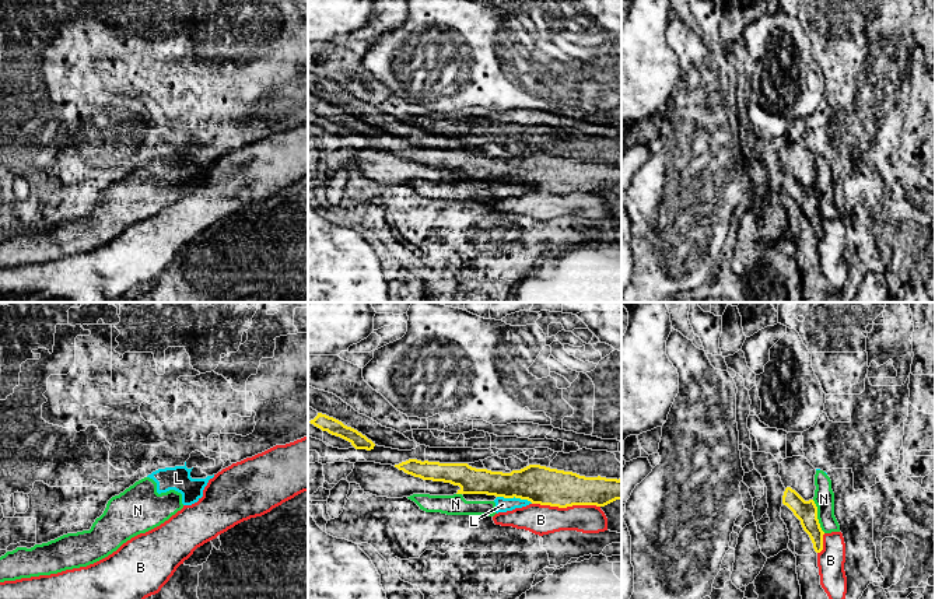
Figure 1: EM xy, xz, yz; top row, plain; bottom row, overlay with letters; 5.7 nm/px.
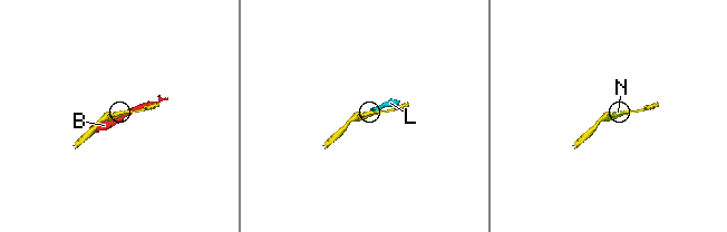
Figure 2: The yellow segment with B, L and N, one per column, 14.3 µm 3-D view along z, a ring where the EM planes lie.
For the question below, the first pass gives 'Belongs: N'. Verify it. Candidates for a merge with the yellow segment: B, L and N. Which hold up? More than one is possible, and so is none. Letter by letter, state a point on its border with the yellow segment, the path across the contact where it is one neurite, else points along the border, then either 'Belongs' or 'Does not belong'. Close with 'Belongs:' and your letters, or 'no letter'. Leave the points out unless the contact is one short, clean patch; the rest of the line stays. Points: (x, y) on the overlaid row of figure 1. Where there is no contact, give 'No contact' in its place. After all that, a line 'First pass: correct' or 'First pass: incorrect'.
B: Touches yellow at xz (566, 507). Does not belong
L: Touches yellow at xz (515, 497). Boundary: xz (497, 496), (519, 497), (532, 503). Does not belong
N: Touches yellow at yz (816, 517). Does not belong
Belongs: no letter
First pass: incorrect

